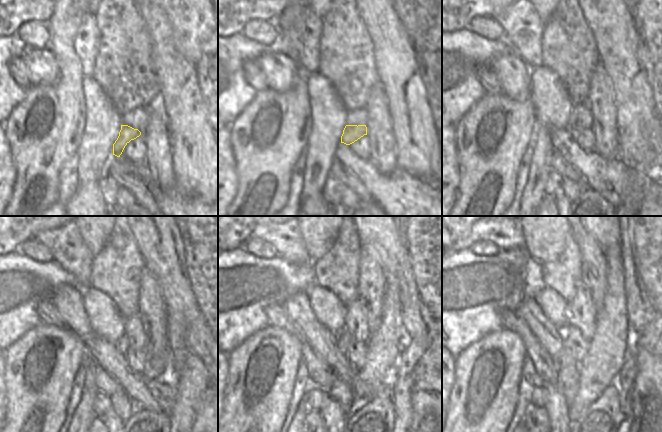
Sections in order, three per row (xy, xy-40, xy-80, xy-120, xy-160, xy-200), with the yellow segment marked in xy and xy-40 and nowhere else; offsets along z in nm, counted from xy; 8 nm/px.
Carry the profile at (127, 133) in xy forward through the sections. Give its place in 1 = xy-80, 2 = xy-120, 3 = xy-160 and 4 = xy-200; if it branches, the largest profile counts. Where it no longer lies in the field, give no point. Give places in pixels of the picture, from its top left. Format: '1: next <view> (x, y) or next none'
1: next xy-80 (584, 117)
2: next xy-120 (134, 331)
3: next xy-160 (356, 324)
4: next xy-200 (582, 314)

